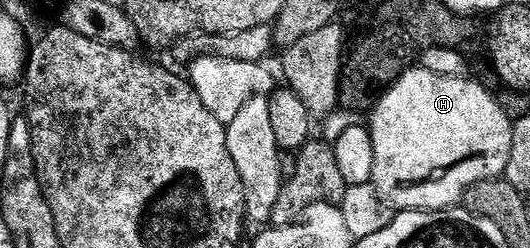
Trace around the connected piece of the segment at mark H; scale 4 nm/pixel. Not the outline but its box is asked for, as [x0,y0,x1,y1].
[367,68,514,211]

